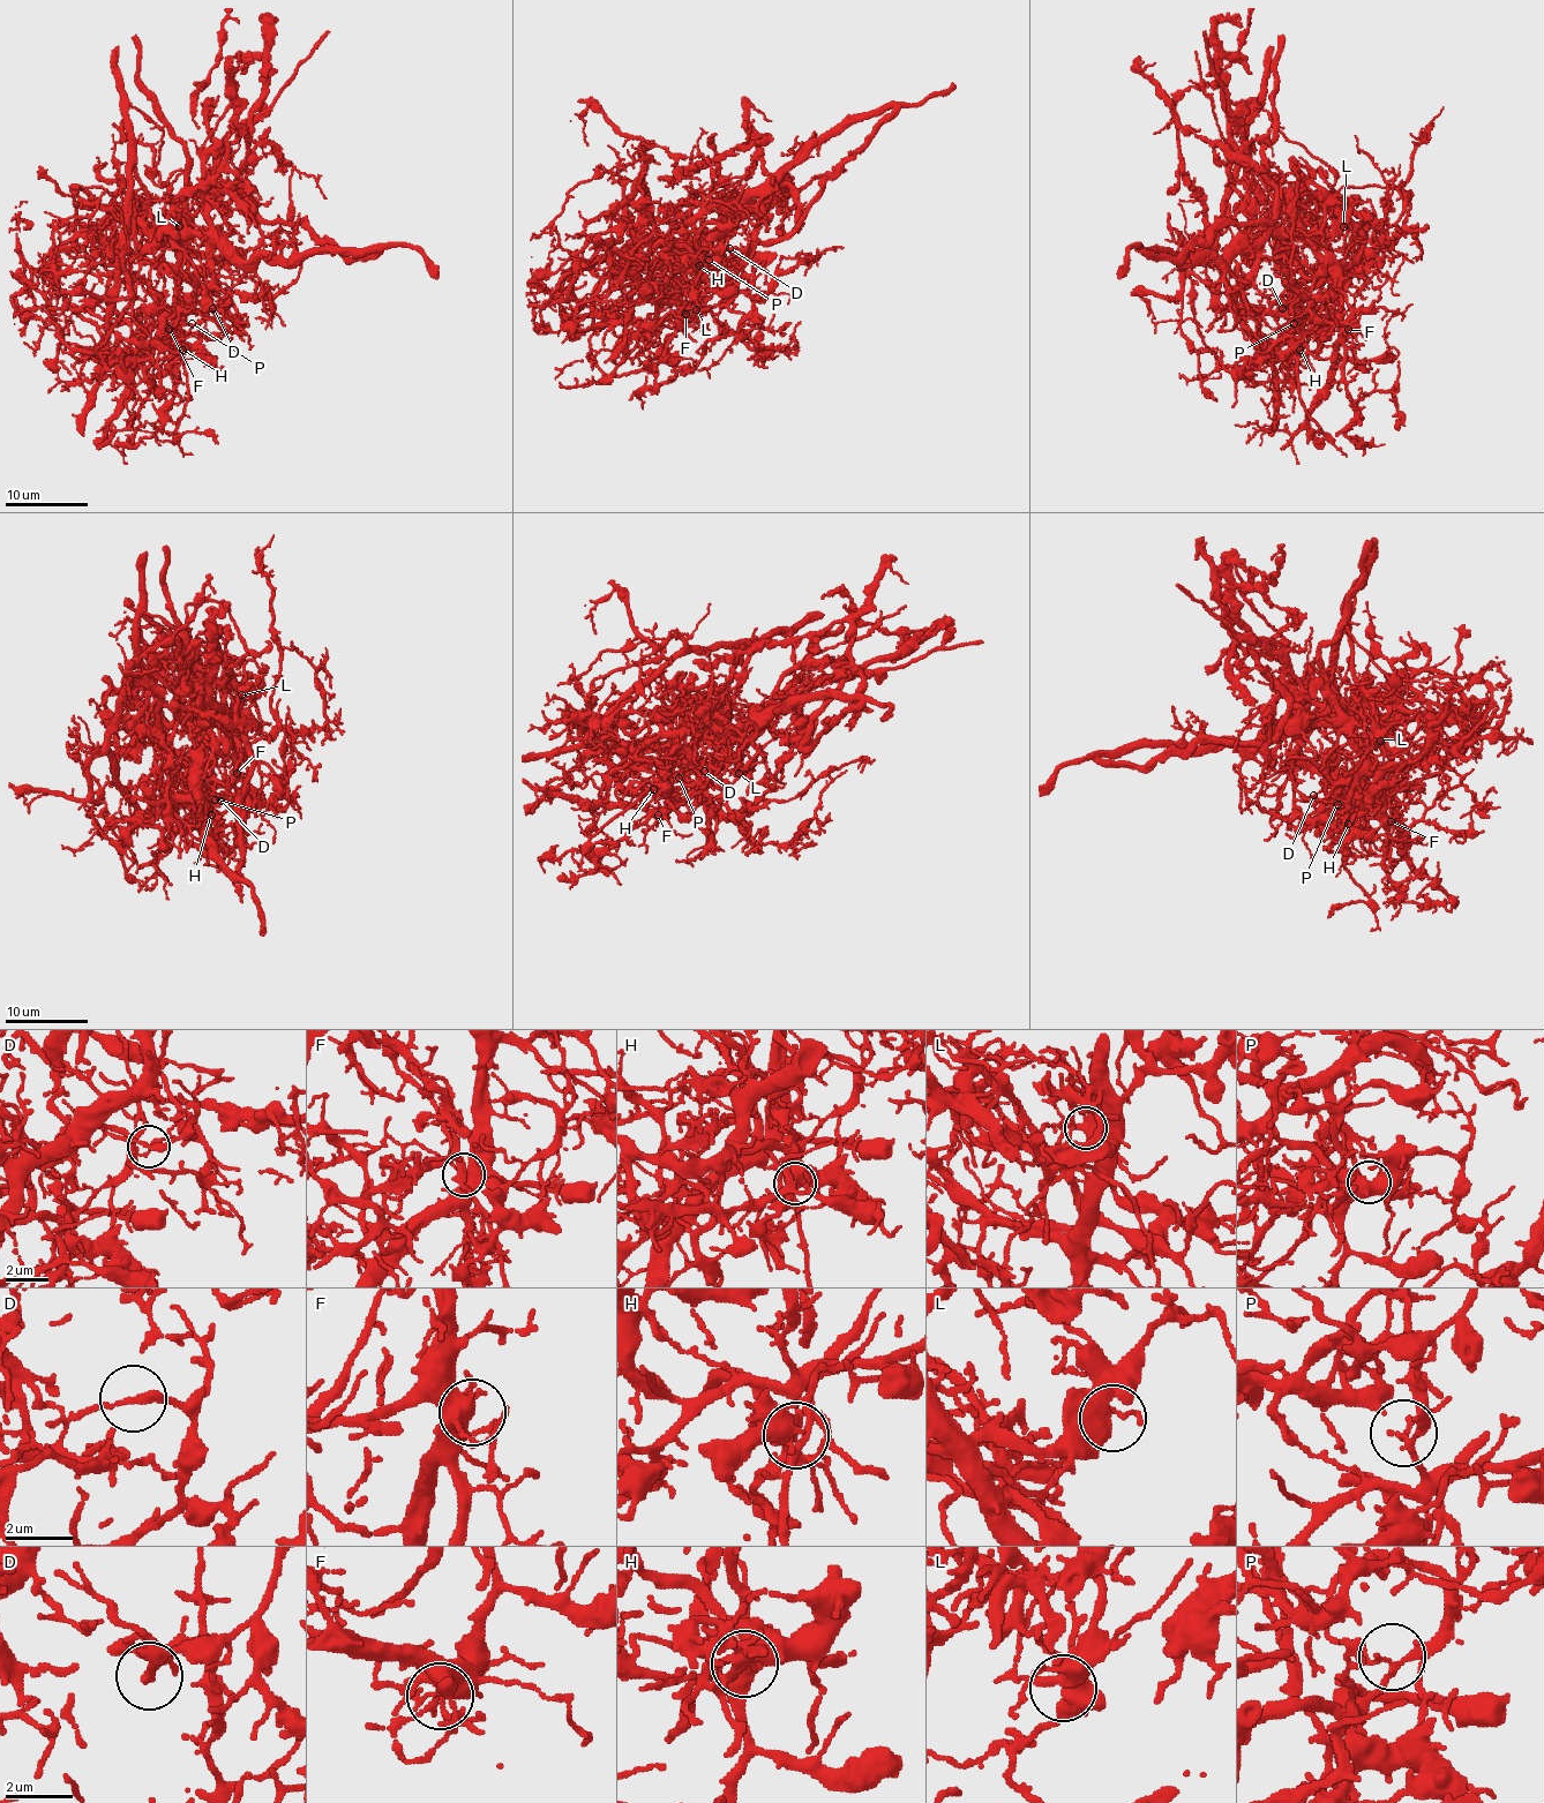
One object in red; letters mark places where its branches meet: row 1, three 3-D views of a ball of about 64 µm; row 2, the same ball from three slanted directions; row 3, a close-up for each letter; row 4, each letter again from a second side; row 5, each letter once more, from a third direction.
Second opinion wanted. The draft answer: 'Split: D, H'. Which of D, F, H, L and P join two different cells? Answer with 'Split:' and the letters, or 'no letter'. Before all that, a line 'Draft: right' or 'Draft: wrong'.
Draft: right
Split: D, H

